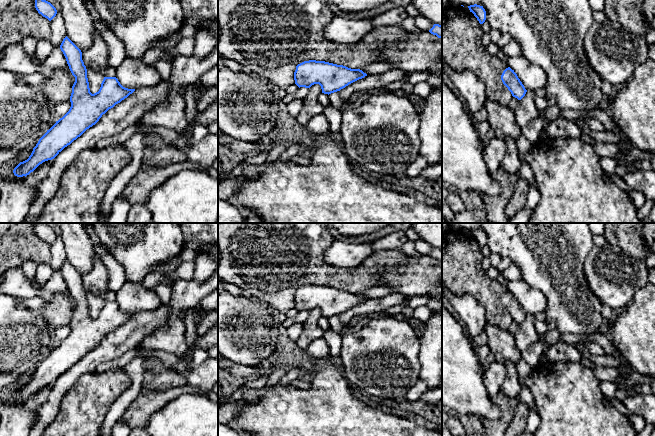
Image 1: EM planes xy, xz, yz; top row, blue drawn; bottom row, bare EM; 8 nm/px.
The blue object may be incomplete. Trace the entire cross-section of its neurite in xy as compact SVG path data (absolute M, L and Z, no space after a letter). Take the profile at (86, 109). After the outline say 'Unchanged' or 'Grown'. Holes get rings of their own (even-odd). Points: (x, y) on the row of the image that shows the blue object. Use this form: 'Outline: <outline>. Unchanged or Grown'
Outline: M66 36L60 49L75 77L69 111L39 139L29 158L13 170L17 177L33 172L40 164L54 159L65 147L95 125L109 109L127 98L135 89L123 87L116 77L104 77L98 92L92 94L81 50Z. Unchanged

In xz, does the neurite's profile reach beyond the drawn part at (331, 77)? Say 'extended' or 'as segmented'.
as segmented

